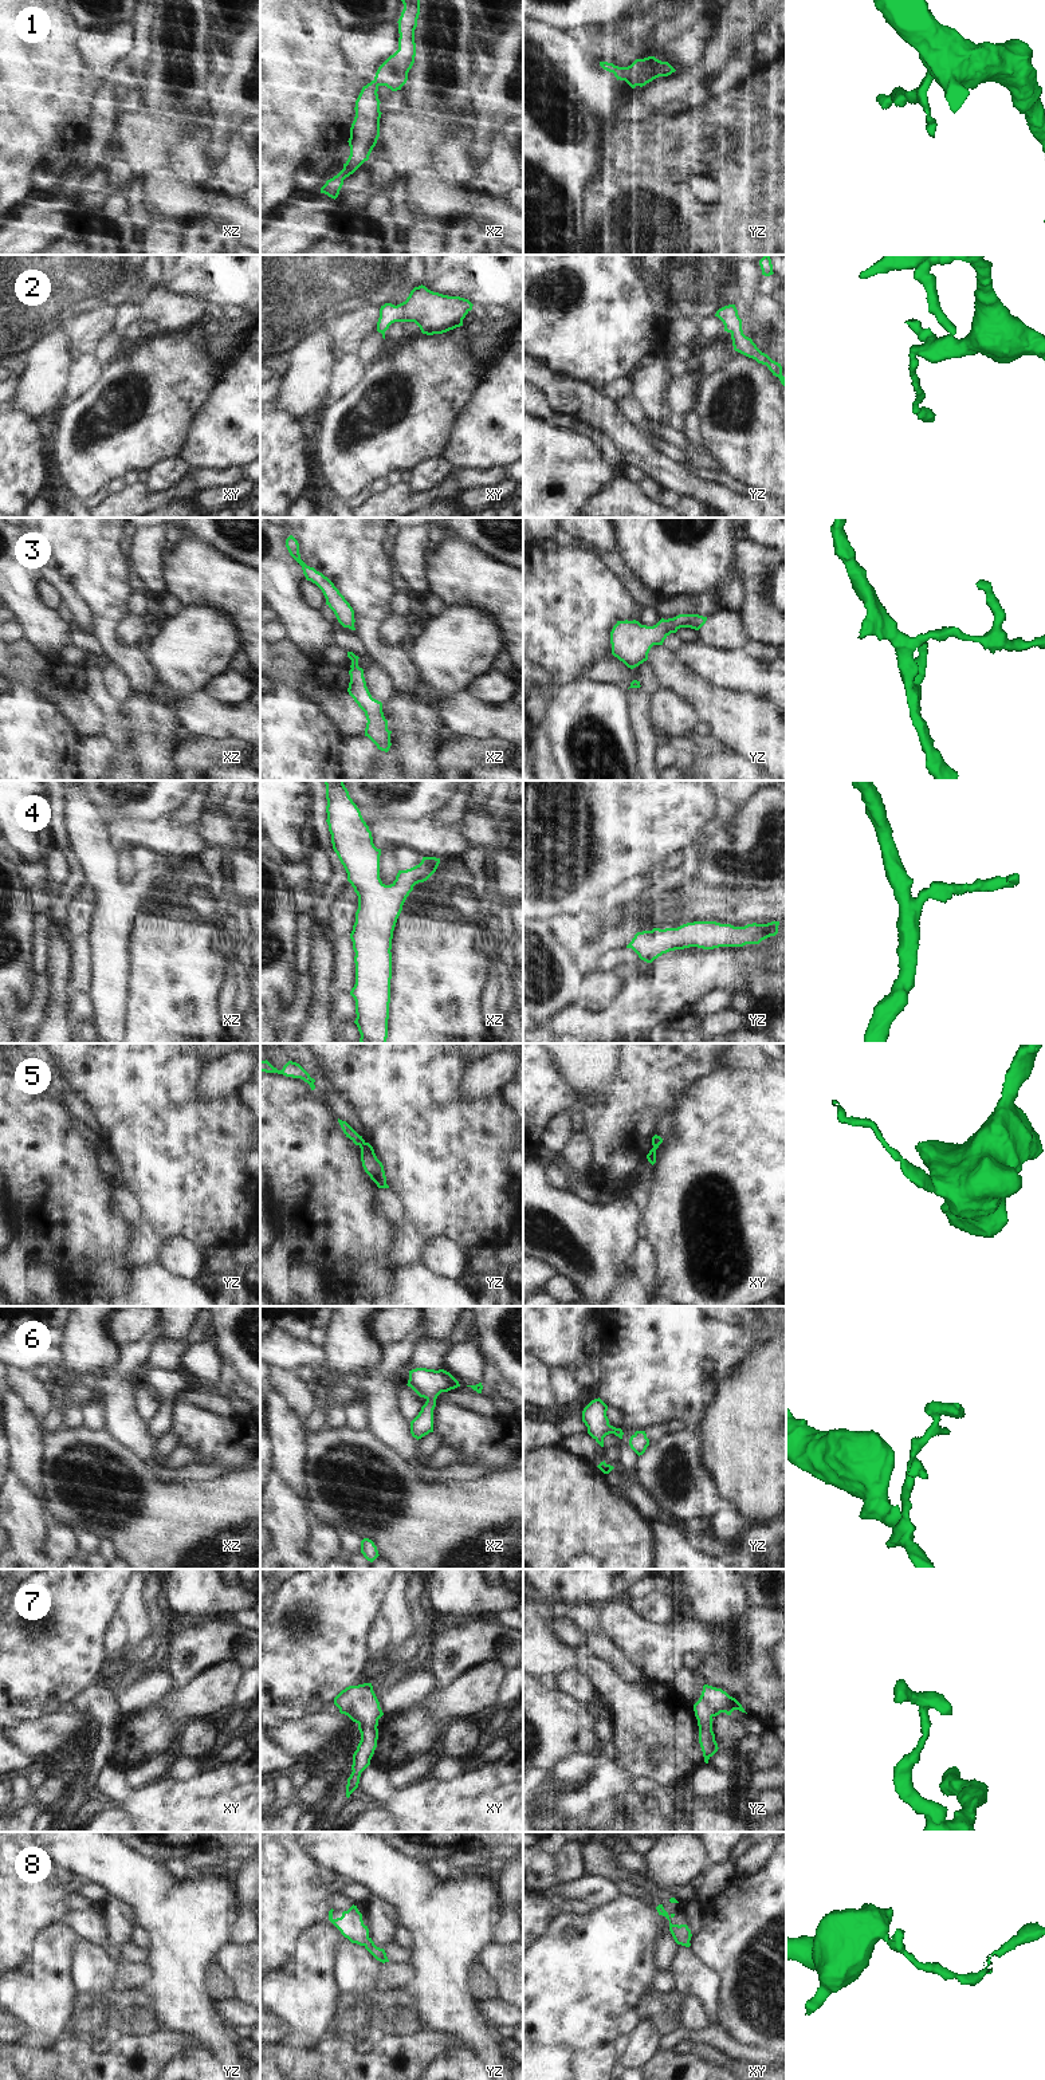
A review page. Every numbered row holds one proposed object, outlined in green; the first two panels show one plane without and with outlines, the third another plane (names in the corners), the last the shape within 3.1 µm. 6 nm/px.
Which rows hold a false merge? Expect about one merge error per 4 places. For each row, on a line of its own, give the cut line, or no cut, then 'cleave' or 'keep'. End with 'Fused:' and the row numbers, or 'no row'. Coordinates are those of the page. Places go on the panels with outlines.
1: no cut | keep
2: no cut | keep
3: no cut | keep
4: no cut | keep
5: yz (364, 1141), (360, 1145) | cleave
6: no cut | keep
7: no cut | keep
8: no cut | keep
Fused: 5

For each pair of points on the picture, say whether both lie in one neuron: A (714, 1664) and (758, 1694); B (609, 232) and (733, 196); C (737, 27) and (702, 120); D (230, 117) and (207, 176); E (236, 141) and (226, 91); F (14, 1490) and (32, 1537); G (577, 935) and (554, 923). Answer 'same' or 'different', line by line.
A: same
B: same
C: different
D: different
E: different
F: same
G: same

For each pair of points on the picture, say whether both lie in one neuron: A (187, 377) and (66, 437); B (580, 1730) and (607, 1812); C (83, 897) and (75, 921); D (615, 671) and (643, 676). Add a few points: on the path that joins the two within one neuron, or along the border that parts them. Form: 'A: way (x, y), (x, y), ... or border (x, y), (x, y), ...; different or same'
A: way (156, 407), (138, 424), (93, 447); same
B: border (590, 1752), (572, 1753), (558, 1762); different
C: way (83, 903), (79, 916); same
D: way (621, 675), (636, 675); same

